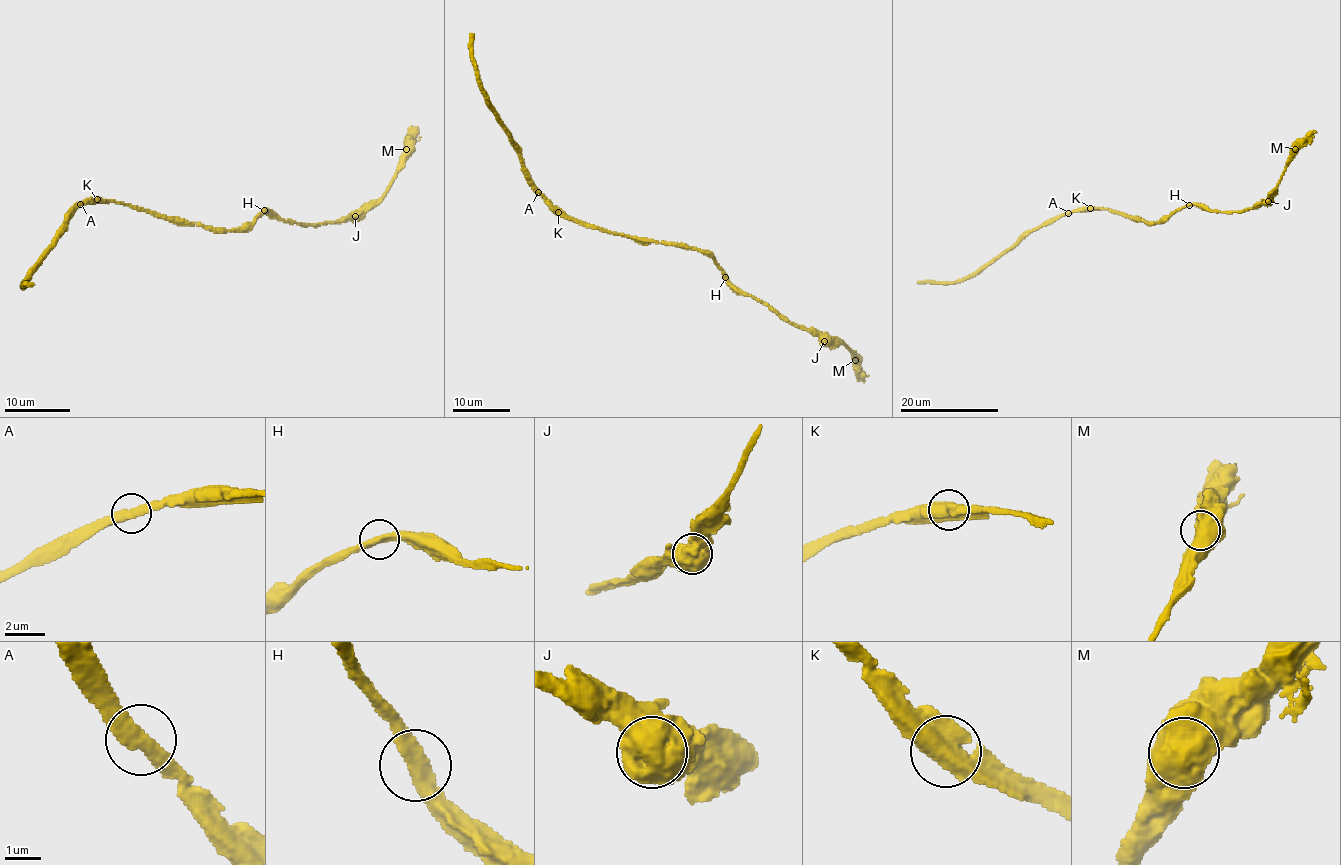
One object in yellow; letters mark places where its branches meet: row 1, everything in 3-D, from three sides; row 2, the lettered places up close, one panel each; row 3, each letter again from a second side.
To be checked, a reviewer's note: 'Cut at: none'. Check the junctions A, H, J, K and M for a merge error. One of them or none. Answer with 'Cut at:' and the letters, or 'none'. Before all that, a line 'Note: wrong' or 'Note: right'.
Note: right
Cut at: none

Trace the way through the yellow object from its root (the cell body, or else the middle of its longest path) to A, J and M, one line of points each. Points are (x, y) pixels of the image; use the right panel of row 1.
A: (1139, 219), (1107, 208), (1075, 209), (1068, 213)
J: (1139, 219), (1163, 222), (1189, 205), (1199, 205), (1211, 210), (1239, 211), (1268, 202)
M: (1139, 219), (1163, 222), (1189, 205), (1219, 211), (1251, 209), (1269, 198), (1295, 149)

